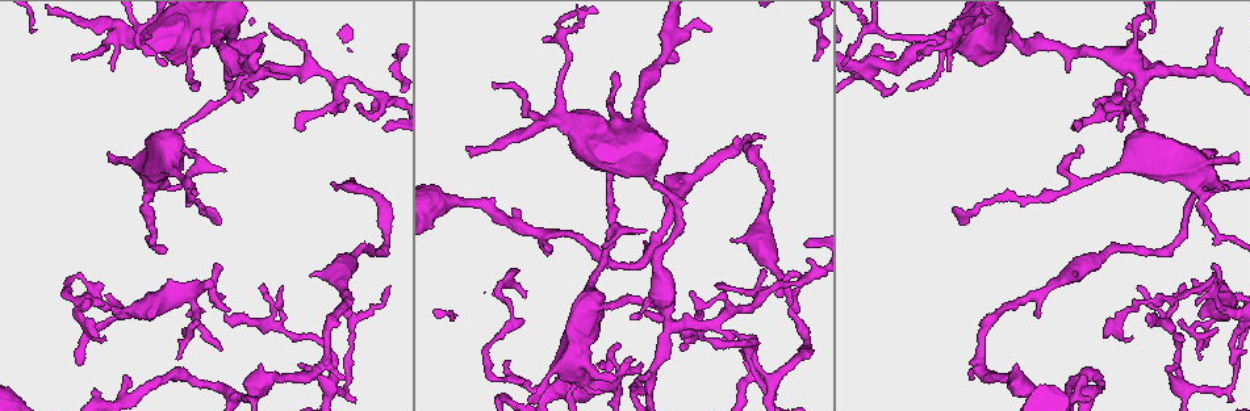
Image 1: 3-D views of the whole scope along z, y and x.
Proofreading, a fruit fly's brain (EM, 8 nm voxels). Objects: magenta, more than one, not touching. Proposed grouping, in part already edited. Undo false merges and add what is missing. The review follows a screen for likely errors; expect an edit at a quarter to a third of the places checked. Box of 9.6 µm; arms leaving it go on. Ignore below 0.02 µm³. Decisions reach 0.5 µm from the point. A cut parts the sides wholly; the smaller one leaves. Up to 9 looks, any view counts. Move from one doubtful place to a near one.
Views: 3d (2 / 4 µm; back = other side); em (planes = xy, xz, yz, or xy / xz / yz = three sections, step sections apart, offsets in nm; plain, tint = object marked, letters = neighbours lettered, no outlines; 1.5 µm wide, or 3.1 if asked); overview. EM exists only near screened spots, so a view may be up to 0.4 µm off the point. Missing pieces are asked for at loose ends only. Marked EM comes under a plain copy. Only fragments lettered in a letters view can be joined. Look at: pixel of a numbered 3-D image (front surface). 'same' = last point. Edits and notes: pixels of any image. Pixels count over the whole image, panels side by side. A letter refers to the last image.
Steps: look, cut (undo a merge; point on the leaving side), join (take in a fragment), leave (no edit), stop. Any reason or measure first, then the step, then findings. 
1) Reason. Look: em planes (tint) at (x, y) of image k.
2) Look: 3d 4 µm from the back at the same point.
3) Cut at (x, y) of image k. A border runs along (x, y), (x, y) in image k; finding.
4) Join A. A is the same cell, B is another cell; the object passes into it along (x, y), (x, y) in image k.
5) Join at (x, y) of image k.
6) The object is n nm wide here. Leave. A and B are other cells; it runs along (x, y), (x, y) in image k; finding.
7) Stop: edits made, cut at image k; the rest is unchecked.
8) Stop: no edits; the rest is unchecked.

Branch stops here. Look: 3d 2 µm at (1194, 284) of image 1.

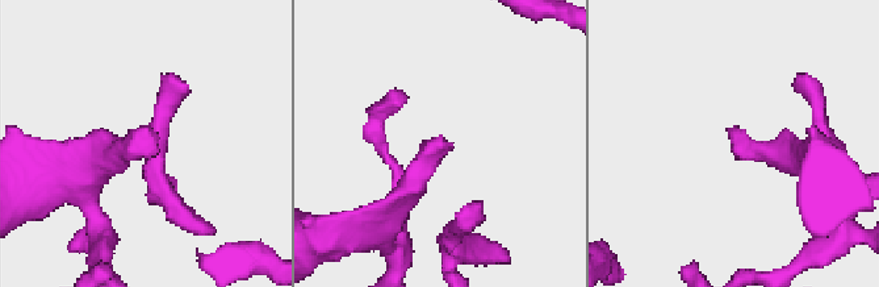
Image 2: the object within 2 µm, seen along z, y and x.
Need the tissue. Look: em planes (letters) at (732, 139) of image 2.

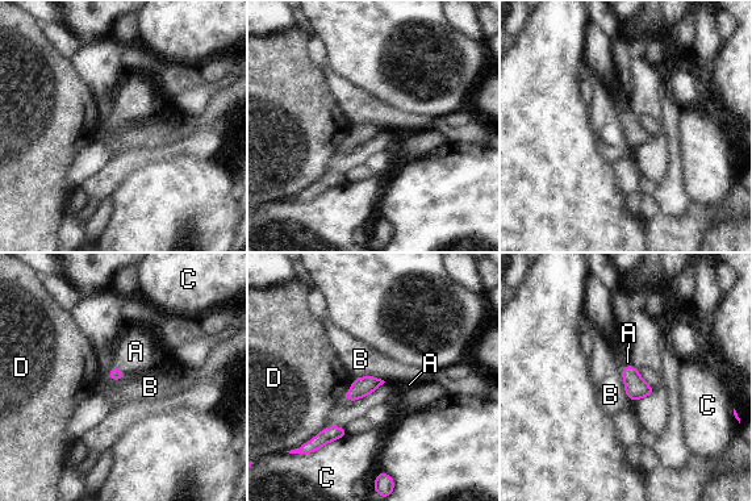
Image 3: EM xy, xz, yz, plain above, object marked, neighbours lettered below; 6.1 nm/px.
Join at (136, 351) of image 3. A is the same cell, B, C and D are other cells; the object passes into it along (115, 374), (120, 370), (136, 351) in image 3; it goes on there.

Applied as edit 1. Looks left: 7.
See it whole again. Look: overview.

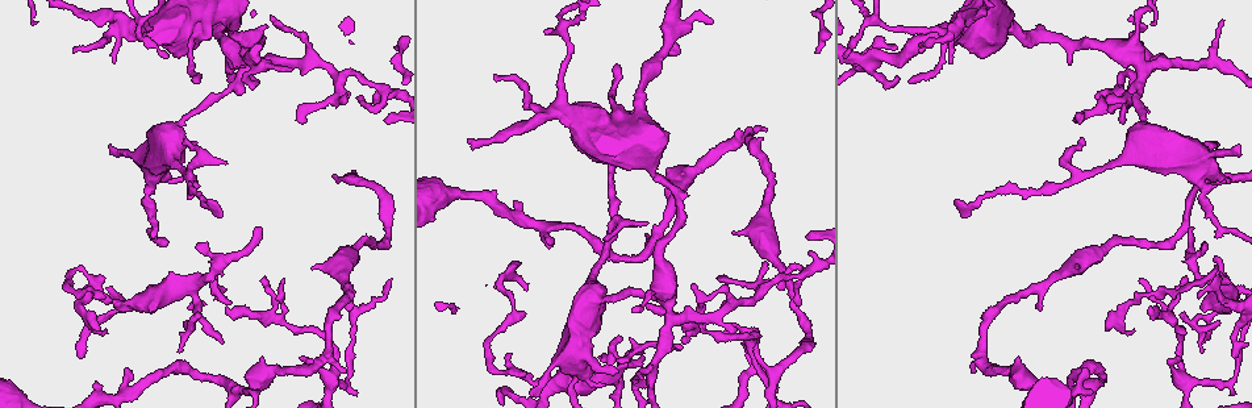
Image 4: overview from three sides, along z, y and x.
Sharp bend. Look: 3d 4 µm from the back at (1217, 266) of image 4.

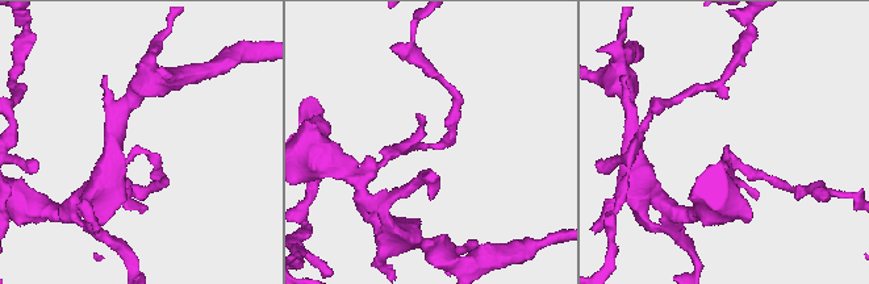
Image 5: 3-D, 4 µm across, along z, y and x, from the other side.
Now the EM. Look: em yz step 4 (tint) at (729, 149) of image 5.

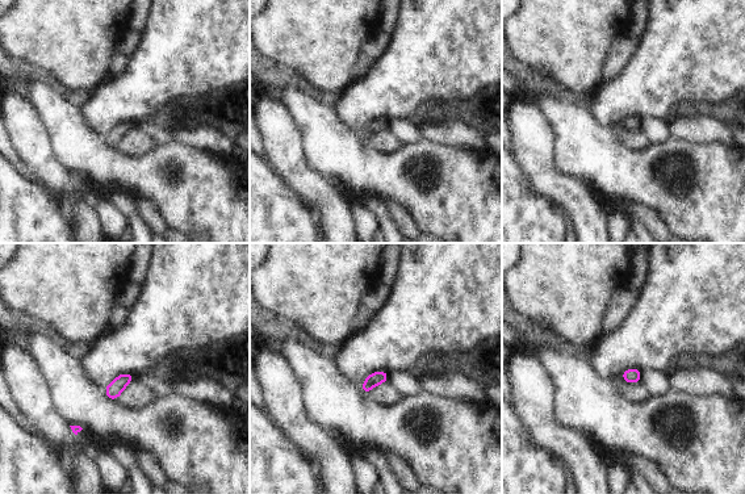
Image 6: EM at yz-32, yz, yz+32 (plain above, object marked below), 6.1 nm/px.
Look: em planes (letters) at the same point.

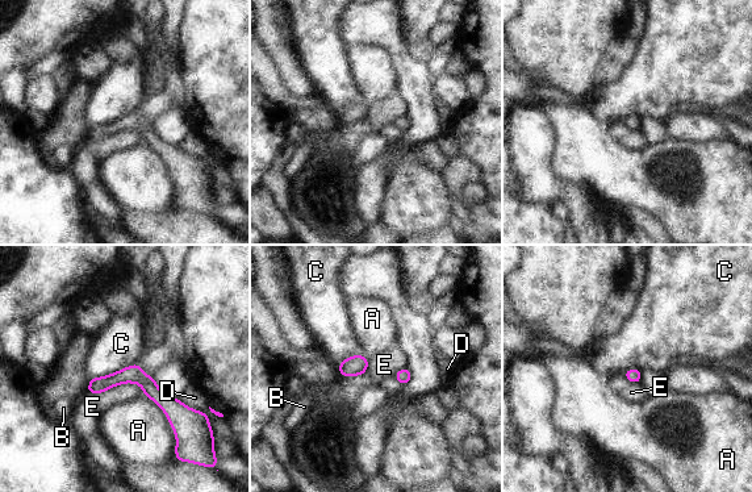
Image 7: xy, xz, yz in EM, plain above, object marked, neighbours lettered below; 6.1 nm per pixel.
The object is 80 nm wide here. Leave. A, B, C, D and E are other cells; it runs along (91, 386), (138, 376), (191, 421) in image 7; one neuron here.

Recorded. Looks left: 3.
Tapers out. Look: em planes (letters) at (501, 388) of image 4.

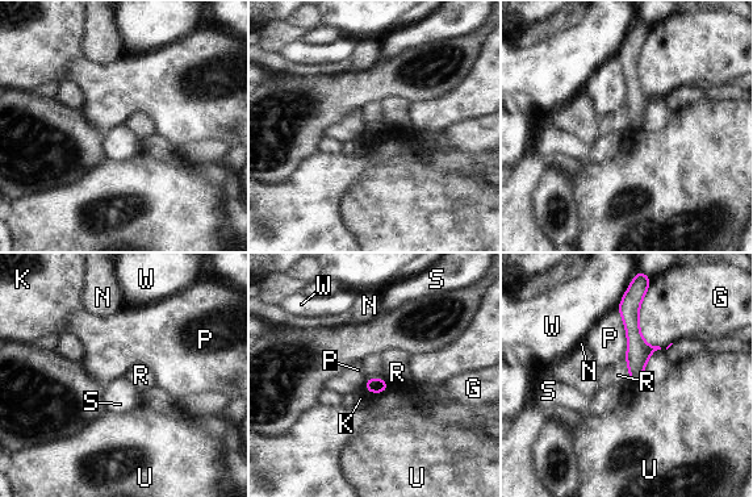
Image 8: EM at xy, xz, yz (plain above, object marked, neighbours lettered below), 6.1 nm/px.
The longest contact is with G, 440 nm. Leave. G, K, N, P, R, S, U and W are other cells; a border runs along (618, 309), (626, 333), (624, 358) in image 8; none of them fits.

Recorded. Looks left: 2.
Tapers out. Look: em planes (letters) at (112, 61) of image 4.

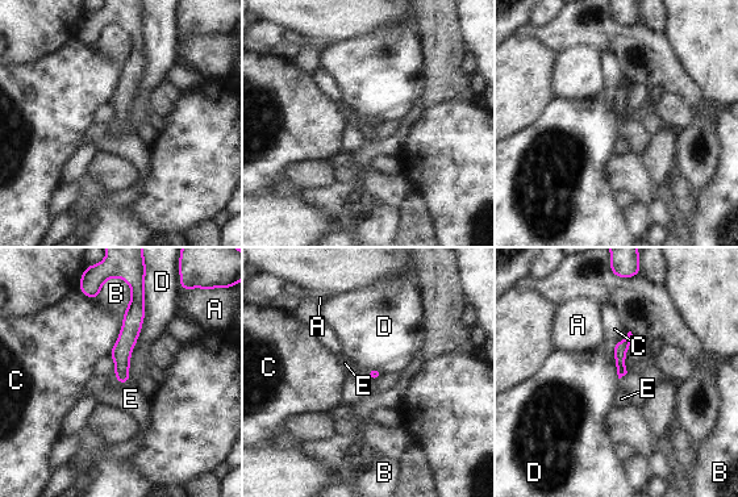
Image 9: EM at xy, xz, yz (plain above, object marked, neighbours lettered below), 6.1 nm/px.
Join at (130, 399) of image 9. E is the same cell, A, B, C and D are other cells; the object passes into it along (121, 353), (126, 383), (130, 399) in image 9; it goes on there.

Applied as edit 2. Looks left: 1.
Stop: edits made, join at image 3, join at image 9; the rest is unchecked.

